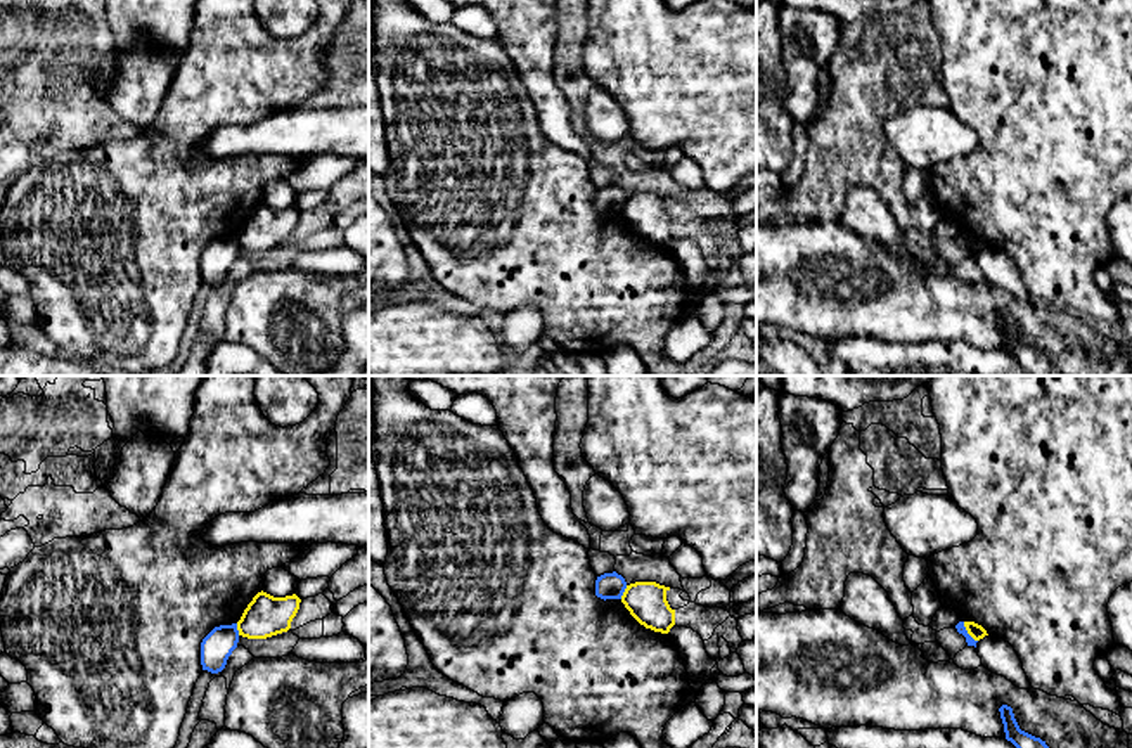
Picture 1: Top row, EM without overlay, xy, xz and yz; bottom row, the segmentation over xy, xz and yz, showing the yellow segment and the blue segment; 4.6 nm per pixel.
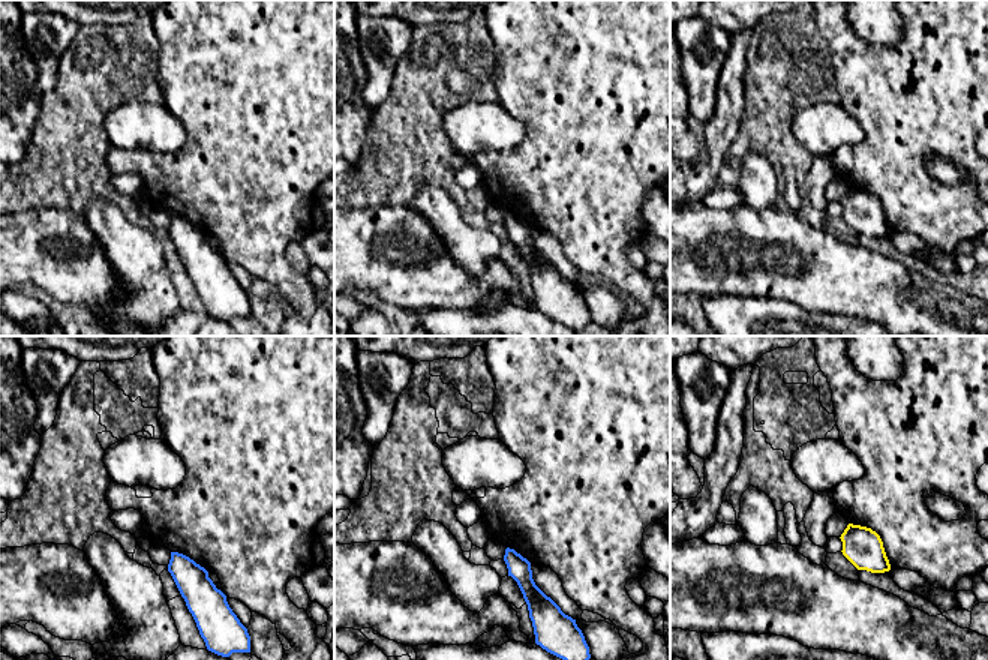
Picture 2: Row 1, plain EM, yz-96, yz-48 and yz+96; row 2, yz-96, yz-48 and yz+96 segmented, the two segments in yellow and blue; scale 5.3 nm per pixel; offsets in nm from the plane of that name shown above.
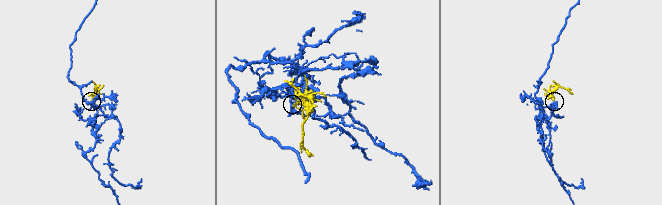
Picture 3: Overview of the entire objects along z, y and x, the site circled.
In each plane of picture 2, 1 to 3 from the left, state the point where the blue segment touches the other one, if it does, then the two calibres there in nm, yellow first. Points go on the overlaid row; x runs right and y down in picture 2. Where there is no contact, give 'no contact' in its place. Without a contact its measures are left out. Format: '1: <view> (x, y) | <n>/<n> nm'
1: no contact
2: no contact
3: no contact

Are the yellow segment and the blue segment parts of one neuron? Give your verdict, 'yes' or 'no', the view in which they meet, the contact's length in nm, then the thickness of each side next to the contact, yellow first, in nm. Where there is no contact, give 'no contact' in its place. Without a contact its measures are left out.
no | yz | 120 nm | 70/50 nm

